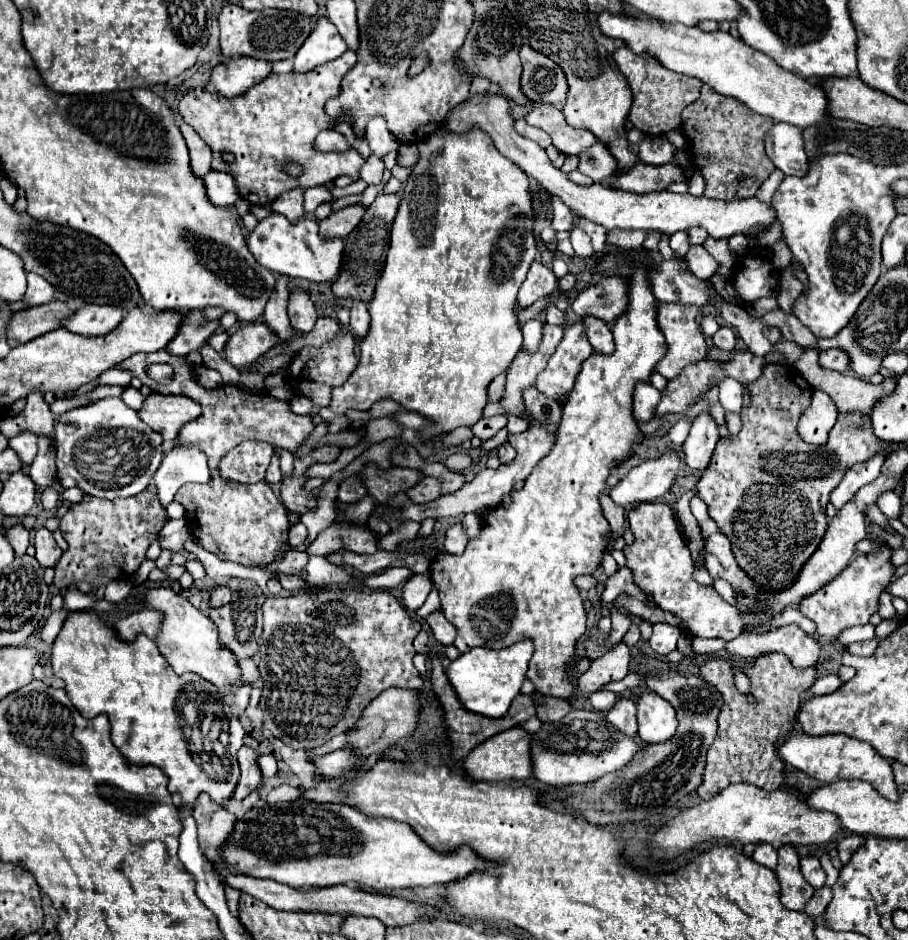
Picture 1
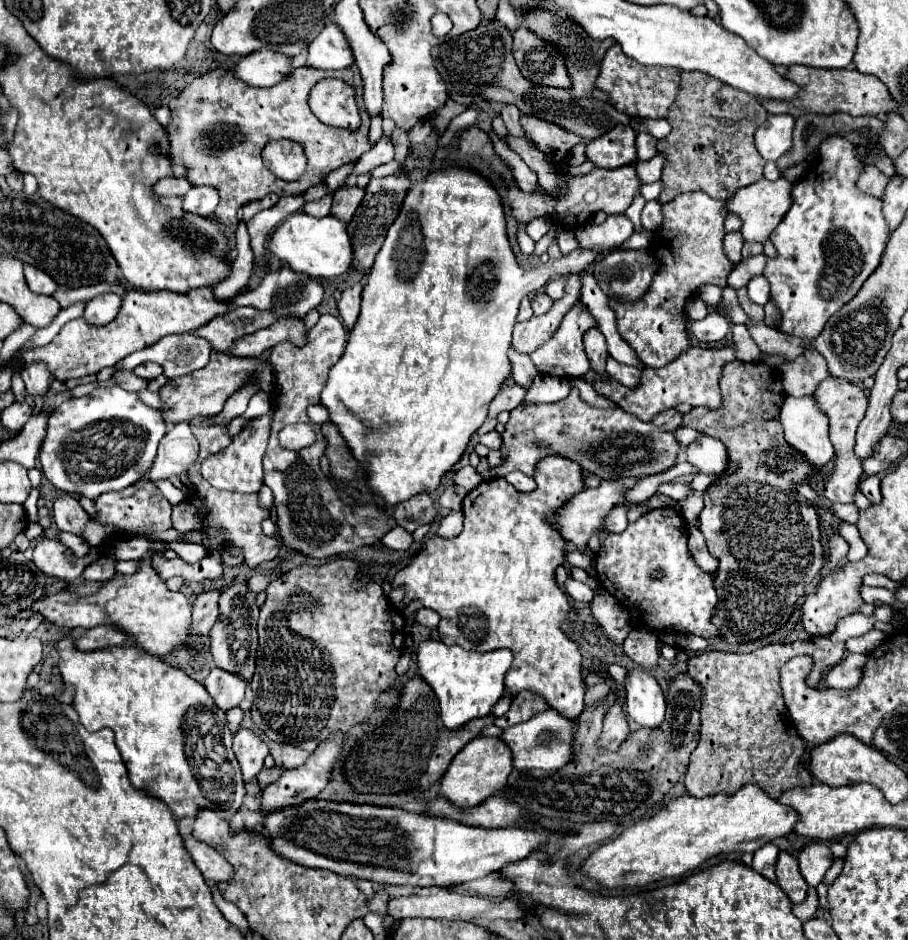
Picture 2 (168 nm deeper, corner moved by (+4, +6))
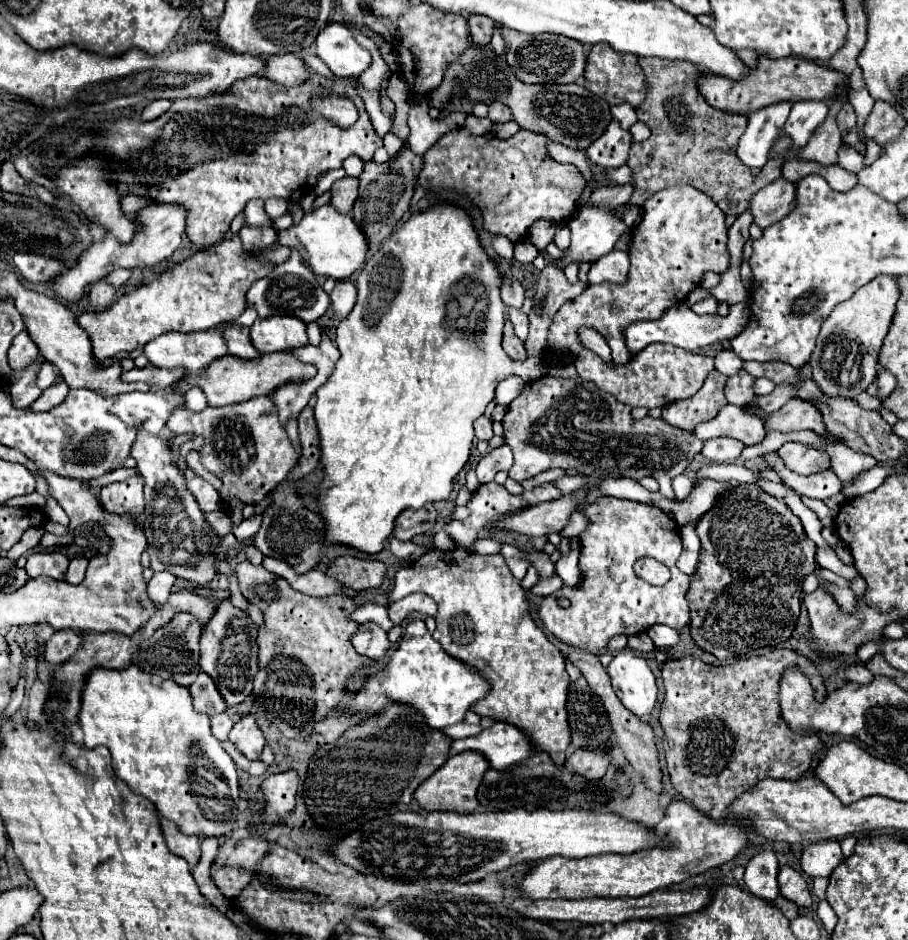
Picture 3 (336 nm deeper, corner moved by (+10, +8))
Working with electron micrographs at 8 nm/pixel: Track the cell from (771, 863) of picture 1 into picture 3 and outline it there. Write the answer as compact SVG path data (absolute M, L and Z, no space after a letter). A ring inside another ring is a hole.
M760 851L748 861L744 871L744 883L754 895L760 895L762 899L776 899L778 895L776 875L778 859L774 851Z

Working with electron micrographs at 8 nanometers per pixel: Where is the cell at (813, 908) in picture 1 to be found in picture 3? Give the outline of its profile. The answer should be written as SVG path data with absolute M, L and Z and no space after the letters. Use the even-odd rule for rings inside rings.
M778 895L776 899L774 899L774 903L782 909L782 913L784 913L784 917L788 917L788 919L794 919L794 917L798 917L800 915L800 909L798 909L798 905L796 903L788 903L788 899L784 899L782 895Z

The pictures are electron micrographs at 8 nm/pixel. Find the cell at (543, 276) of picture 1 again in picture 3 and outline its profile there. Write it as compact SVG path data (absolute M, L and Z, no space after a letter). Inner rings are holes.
M510 307L510 309L508 309L508 319L512 321L512 327L514 327L516 335L524 341L524 337L528 337L528 315L522 313L520 309Z

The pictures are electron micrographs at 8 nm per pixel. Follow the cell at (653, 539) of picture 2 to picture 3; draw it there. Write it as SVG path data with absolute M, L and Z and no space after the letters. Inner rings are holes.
M600 497L594 503L586 505L584 515L588 517L590 525L588 529L580 535L580 543L582 543L582 551L580 551L580 573L582 573L582 581L576 587L562 587L560 591L548 595L544 599L544 603L540 605L540 619L546 625L546 629L558 637L560 641L564 641L566 645L574 645L578 649L590 651L590 653L600 653L608 639L622 633L622 635L636 635L636 633L644 633L648 631L652 625L662 623L668 625L672 629L684 629L690 625L690 609L688 609L688 587L692 577L682 573L682 571L672 571L672 577L666 585L662 587L654 587L646 581L642 581L640 577L634 575L632 565L640 559L640 557L654 557L660 563L664 563L666 567L674 569L678 555L682 553L682 541L680 541L680 529L676 525L676 521L664 513L662 509L654 507L654 505L646 505L646 503L636 503L636 501L626 501L626 499L616 499L616 497ZM560 597L568 597L570 599L570 607L564 609L558 605Z

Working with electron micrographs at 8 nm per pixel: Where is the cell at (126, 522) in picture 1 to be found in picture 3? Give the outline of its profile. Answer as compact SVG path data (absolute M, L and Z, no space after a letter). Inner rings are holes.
M132 477L120 483L110 483L100 491L100 505L108 513L130 513L140 517L144 513L144 481L142 477Z

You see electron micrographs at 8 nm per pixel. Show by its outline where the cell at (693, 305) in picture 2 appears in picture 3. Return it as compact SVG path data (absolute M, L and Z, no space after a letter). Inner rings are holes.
M708 297L696 305L692 305L692 311L698 313L698 315L704 315L704 313L716 313L716 299L714 297Z

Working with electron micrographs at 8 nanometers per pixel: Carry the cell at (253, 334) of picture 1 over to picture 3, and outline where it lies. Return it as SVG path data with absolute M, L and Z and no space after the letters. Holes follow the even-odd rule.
M296 317L256 319L250 327L250 339L260 355L294 349L308 343L306 323Z

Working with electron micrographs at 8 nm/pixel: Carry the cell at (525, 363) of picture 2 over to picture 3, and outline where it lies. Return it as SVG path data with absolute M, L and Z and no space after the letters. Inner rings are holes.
M506 319L506 325L504 325L504 341L502 341L502 347L512 357L512 361L524 361L528 357L526 355L526 349L524 349L524 343L516 337L516 333L512 329L512 323L508 319Z

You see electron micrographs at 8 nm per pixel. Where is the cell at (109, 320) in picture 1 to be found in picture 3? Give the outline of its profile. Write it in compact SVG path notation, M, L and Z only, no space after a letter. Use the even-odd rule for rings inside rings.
M96 281L92 285L92 289L90 289L90 307L94 311L108 309L114 299L116 299L116 289L112 285L106 285L102 281Z

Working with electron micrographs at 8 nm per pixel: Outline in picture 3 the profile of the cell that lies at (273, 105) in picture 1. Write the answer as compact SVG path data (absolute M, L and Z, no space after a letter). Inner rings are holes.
M312 73L308 81L296 85L296 87L284 87L278 83L272 83L264 77L246 77L238 79L228 93L212 93L206 97L186 97L186 99L174 99L172 107L158 119L144 123L144 121L132 121L124 117L110 117L96 125L98 135L82 137L72 147L64 151L64 157L46 159L46 165L54 171L64 165L70 157L82 155L90 149L98 149L112 159L112 171L114 181L118 181L122 195L148 195L156 199L158 203L180 203L188 209L188 239L196 245L210 247L224 239L224 233L230 229L230 221L242 213L244 205L250 199L288 199L290 203L298 203L304 195L308 195L320 173L330 169L340 169L344 159L350 155L358 155L364 163L372 161L372 155L376 149L382 147L382 139L376 135L366 109L364 101L358 93L356 79L344 77L324 77L320 73ZM320 87L324 91L334 91L340 95L348 95L354 99L358 107L358 121L350 129L340 129L326 119L318 117L316 113L310 113L308 99L310 95Z

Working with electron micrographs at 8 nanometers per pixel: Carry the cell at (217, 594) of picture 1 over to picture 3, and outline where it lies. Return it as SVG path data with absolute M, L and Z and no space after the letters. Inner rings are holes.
M176 613L176 617L156 629L156 633L140 645L140 649L132 655L132 663L144 669L146 673L156 673L160 677L176 681L178 685L190 687L196 681L196 675L200 673L200 635L202 625L192 613Z

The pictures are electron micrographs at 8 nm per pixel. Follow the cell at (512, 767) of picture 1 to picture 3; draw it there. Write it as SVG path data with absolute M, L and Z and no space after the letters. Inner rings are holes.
M464 751L452 755L432 777L428 777L414 793L416 801L424 811L456 811L456 813L472 813L478 807L476 791L482 783L484 773L488 771L488 759L478 751Z

